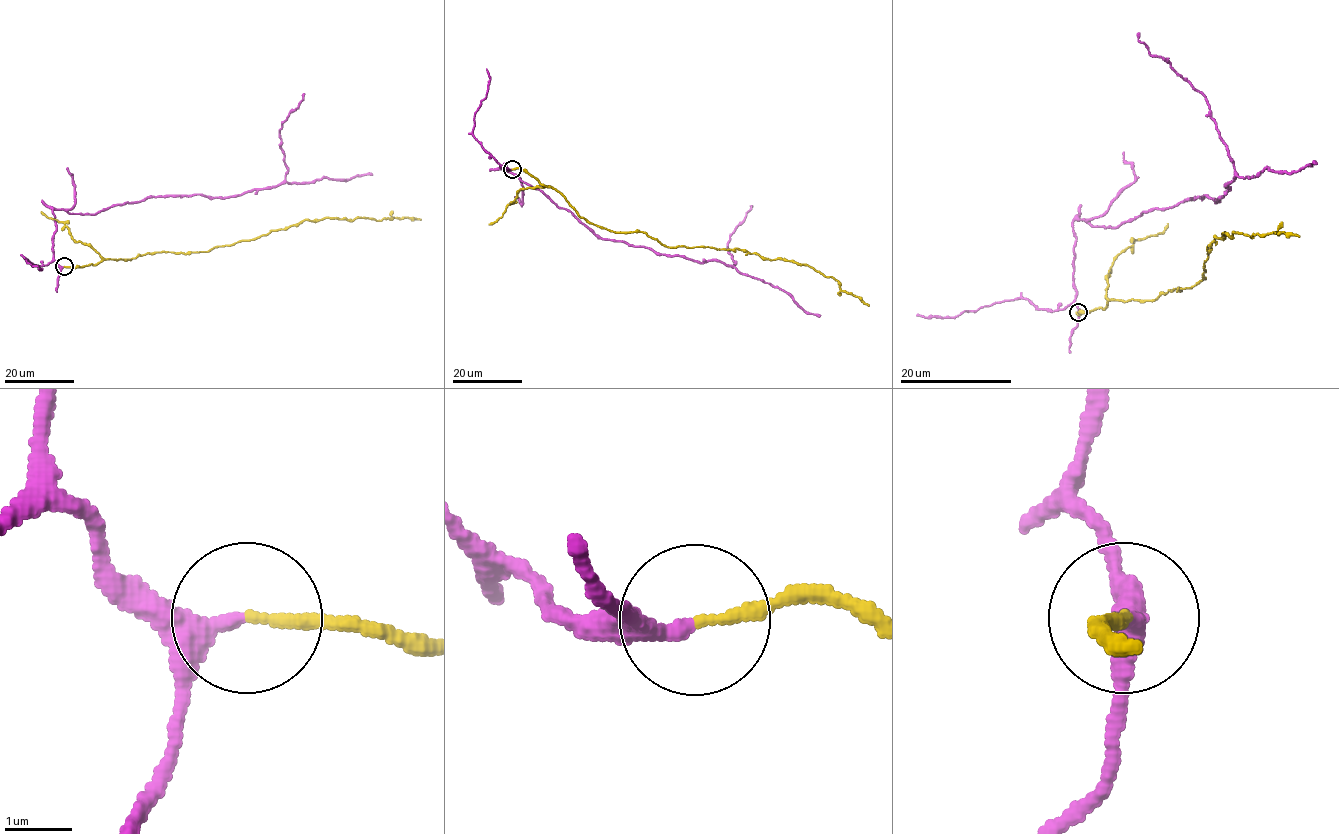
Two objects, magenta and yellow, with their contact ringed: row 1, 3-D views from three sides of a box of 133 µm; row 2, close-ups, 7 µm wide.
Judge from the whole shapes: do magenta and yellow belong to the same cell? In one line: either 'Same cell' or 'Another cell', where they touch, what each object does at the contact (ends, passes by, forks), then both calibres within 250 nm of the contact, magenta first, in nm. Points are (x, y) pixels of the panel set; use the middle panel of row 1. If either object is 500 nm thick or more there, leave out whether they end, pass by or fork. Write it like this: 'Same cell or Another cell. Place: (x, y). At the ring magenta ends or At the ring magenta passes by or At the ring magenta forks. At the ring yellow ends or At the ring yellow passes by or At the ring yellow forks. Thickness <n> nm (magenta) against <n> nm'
Same cell. Place: (512, 169). At the ring magenta ends. At the ring yellow ends. Thickness 300 nm (magenta) against 180 nm

